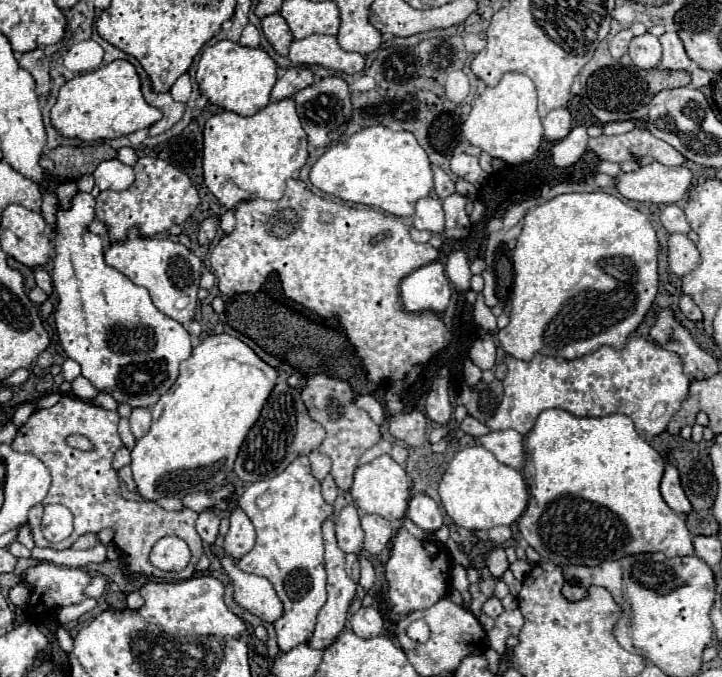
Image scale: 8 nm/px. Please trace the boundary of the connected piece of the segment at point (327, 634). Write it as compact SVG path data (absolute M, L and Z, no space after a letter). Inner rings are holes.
M326 520L324 526L324 546L326 546L326 554L324 554L324 562L326 562L326 572L328 572L328 600L326 604L320 608L320 614L318 614L318 624L316 624L316 630L310 638L310 646L312 648L328 648L336 638L338 634L344 630L344 624L346 624L346 614L348 614L348 606L352 602L352 598L356 596L356 584L350 580L350 576L344 572L344 558L346 554L338 548L336 544L336 536L334 536L334 522L332 520Z

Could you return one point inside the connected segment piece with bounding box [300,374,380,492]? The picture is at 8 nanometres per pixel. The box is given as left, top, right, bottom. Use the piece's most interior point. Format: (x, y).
(350, 431)

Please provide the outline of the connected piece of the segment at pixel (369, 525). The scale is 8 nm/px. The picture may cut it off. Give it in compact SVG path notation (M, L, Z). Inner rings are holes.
M364 514L362 516L362 530L366 534L364 550L368 550L370 554L380 554L392 538L390 522L378 514Z

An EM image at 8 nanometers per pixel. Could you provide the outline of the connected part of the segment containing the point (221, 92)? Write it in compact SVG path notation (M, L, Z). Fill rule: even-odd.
M220 40L202 52L196 82L200 92L216 106L236 112L240 116L252 116L270 102L270 92L276 82L278 66L262 48L248 48L232 40Z

